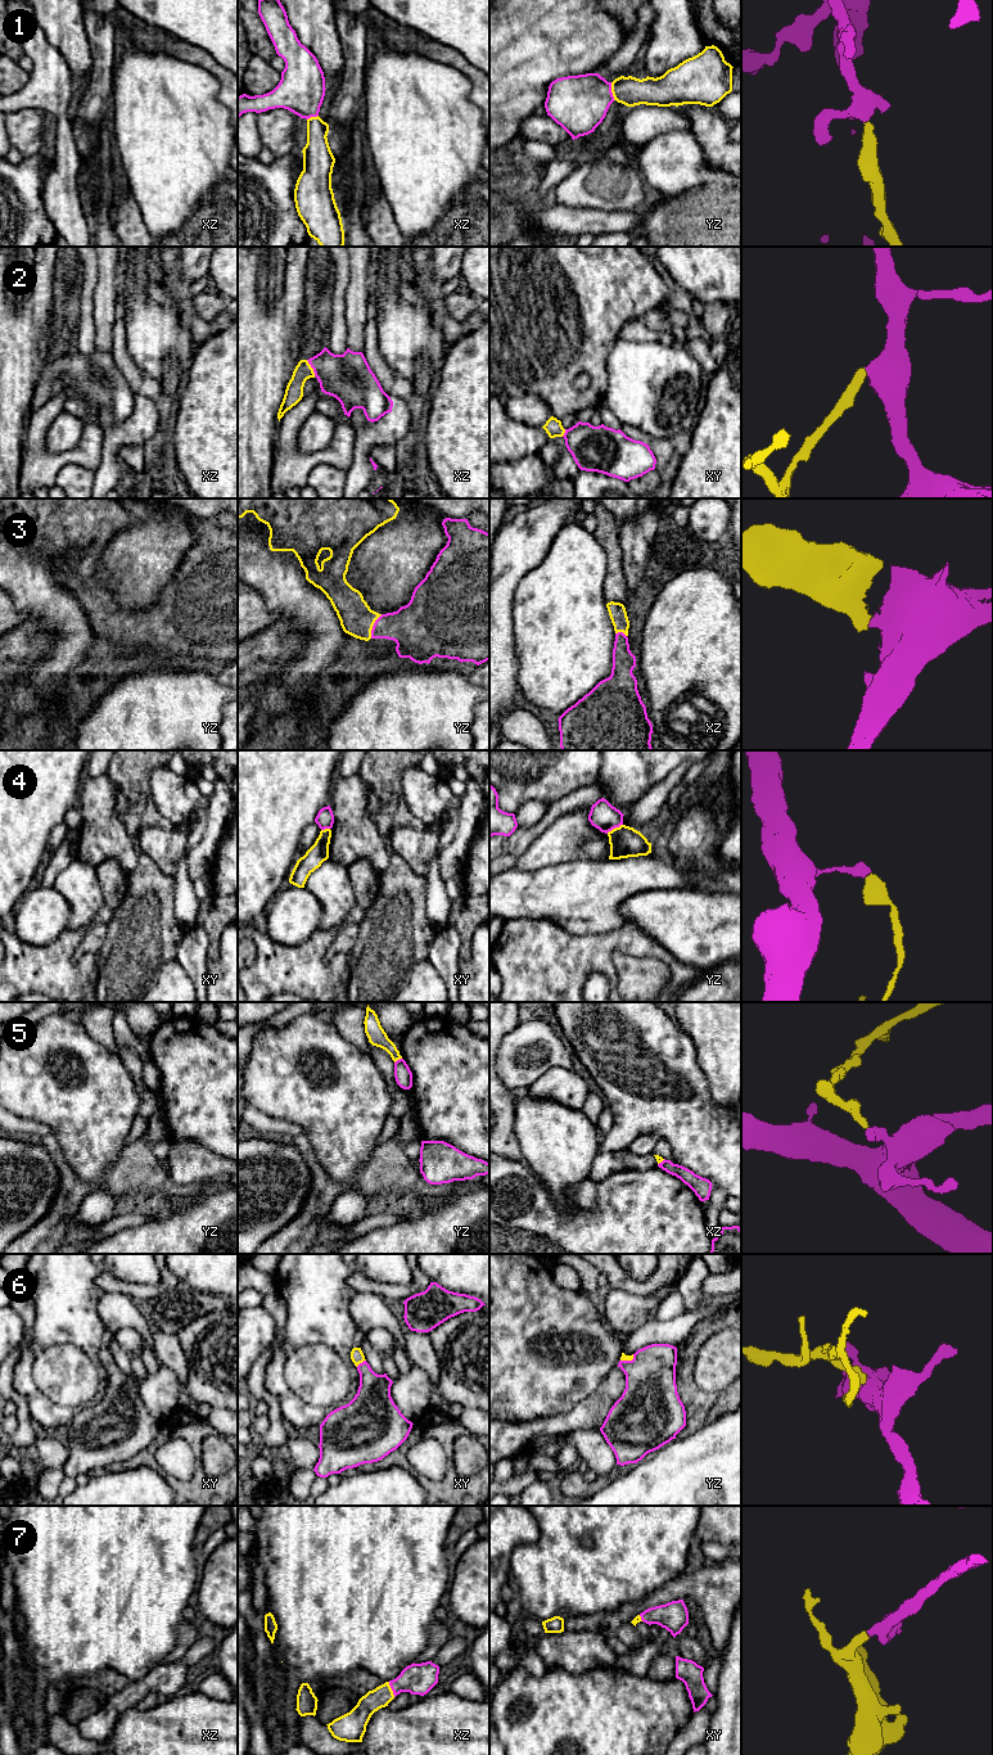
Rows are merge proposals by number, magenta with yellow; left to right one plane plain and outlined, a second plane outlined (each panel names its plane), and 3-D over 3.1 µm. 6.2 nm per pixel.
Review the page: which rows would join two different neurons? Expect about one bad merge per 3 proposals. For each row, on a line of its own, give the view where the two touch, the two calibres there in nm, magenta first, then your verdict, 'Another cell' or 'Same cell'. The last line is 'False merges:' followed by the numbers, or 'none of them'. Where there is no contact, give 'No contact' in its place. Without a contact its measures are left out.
1: Touches magenta in yz. Thickness 360 nm (magenta) against 180 nm. Same cell
2: Touches magenta in xz. Thickness 300 nm (magenta) against 110 nm. Same cell
3: Touches magenta in yz. Thickness 280 nm (magenta) against 220 nm. Same cell
4: Touches magenta in yz. Thickness 170 nm (magenta) against 190 nm. Another cell
5: Touches magenta in yz. Thickness 110 nm (magenta) against 120 nm. Another cell
6: Touches magenta in xy. Thickness 220 nm (magenta) against 90 nm. Same cell
7: Touches magenta in xz. Thickness 190 nm (magenta) against 130 nm. Same cell
False merges: 4, 5

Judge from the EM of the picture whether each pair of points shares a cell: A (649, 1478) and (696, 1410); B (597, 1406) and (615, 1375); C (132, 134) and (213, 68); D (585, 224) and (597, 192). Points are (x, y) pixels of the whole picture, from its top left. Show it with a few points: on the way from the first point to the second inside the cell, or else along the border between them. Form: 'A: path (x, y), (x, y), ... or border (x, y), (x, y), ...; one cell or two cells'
A: border (703, 1426), (676, 1439); two cells
B: path (603, 1398), (614, 1383); one cell
C: border (181, 61), (203, 67), (217, 80), (220, 100); two cells
D: border (562, 203), (569, 207), (594, 207), (621, 212); two cells

